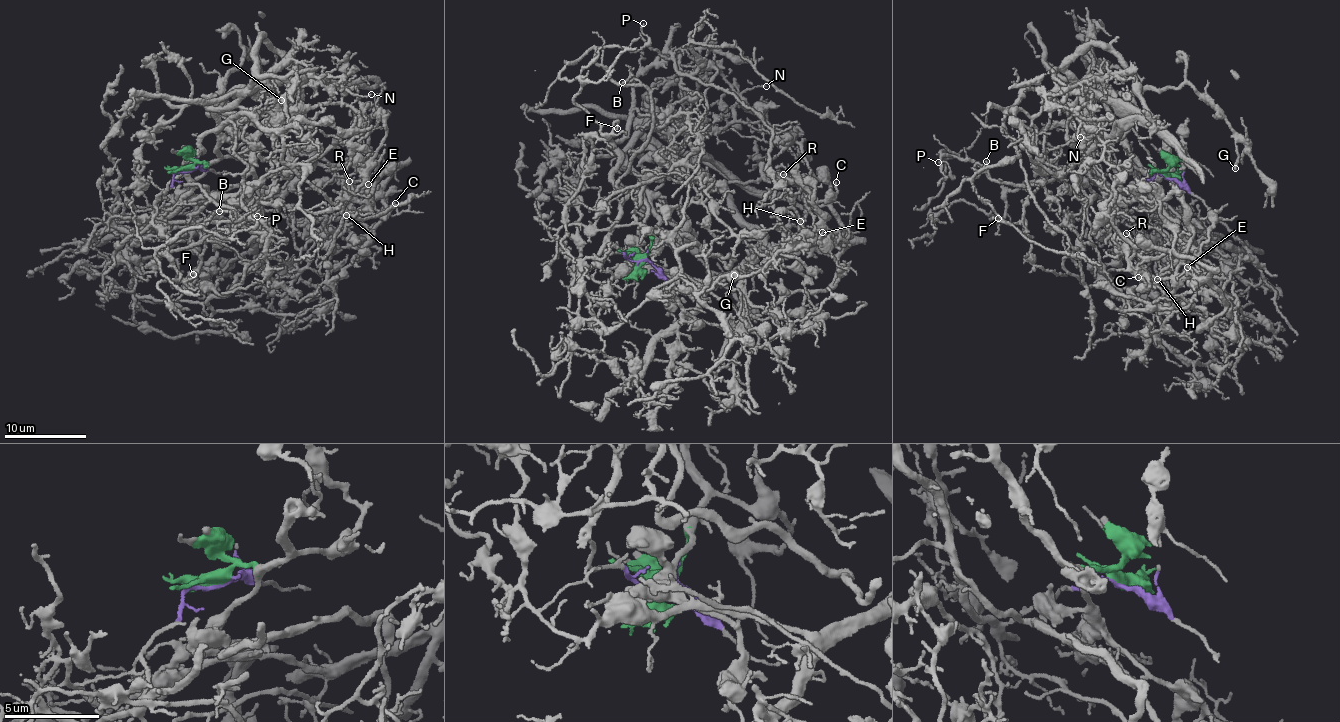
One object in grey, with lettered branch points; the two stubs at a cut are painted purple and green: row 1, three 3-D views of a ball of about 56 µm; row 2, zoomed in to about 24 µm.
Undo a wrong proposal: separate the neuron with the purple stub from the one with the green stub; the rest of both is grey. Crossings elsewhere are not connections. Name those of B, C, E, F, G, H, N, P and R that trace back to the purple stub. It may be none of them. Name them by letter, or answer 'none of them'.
B, F, P

